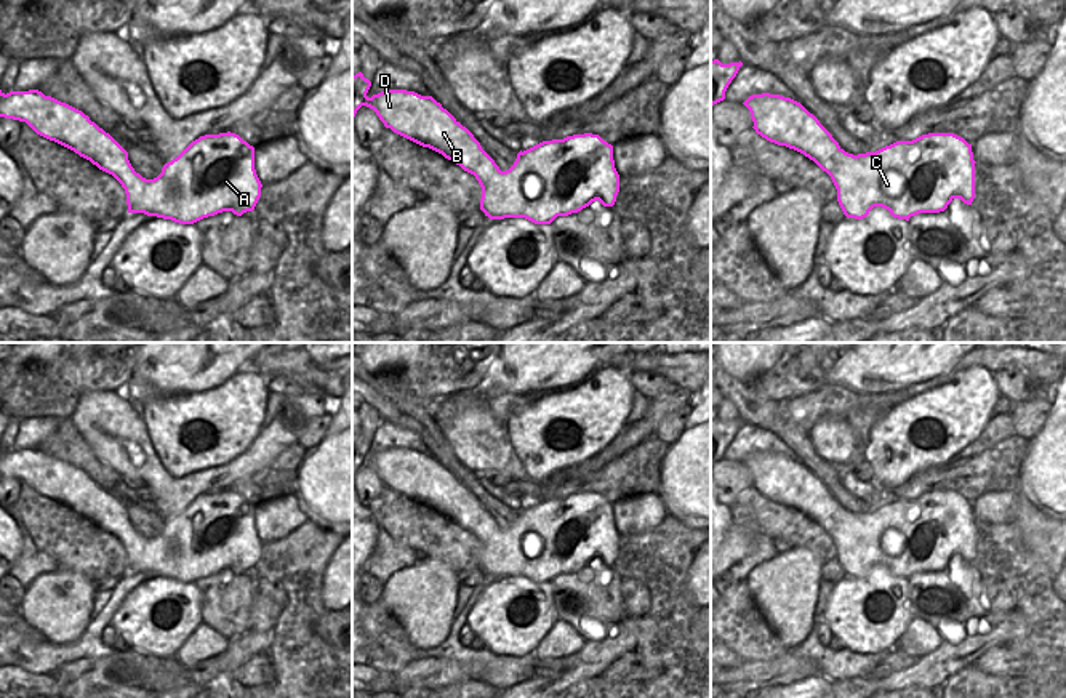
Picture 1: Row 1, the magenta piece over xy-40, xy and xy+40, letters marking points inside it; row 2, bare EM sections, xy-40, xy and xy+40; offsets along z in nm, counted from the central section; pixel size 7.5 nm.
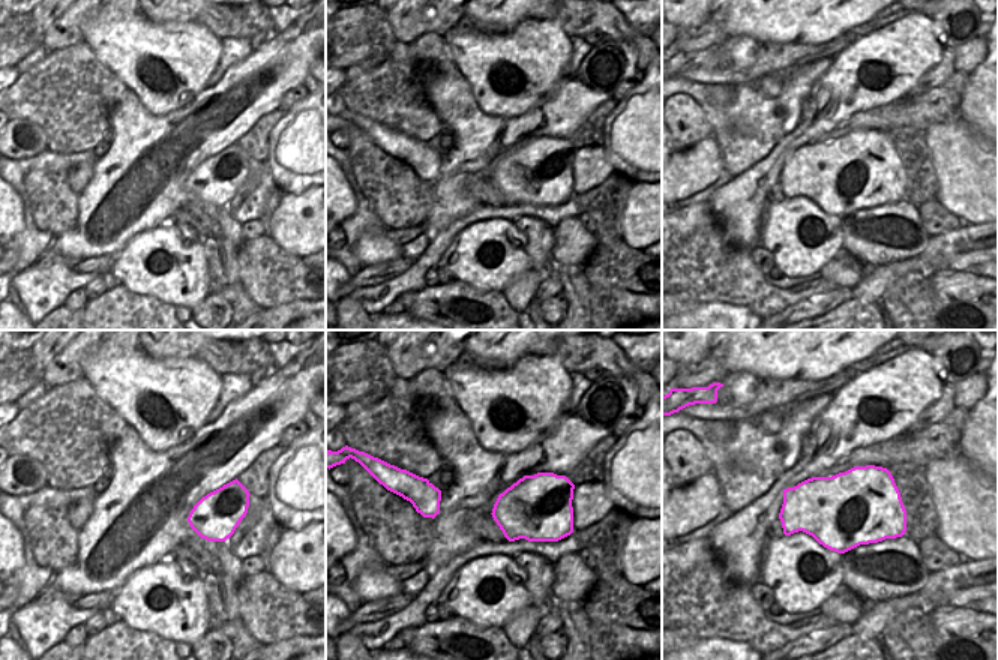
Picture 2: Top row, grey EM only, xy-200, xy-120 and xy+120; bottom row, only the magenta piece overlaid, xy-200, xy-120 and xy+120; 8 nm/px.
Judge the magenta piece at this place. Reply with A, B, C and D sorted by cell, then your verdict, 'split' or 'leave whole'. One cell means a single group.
groups A C / B D; split

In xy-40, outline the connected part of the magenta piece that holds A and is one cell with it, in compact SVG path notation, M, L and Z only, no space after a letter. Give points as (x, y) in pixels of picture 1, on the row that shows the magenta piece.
M235 133L205 134L192 141L162 173L146 179L123 150L122 178L128 213L144 213L194 224L222 211L242 216L261 197L254 147Z

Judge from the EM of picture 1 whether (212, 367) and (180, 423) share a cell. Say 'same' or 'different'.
different

